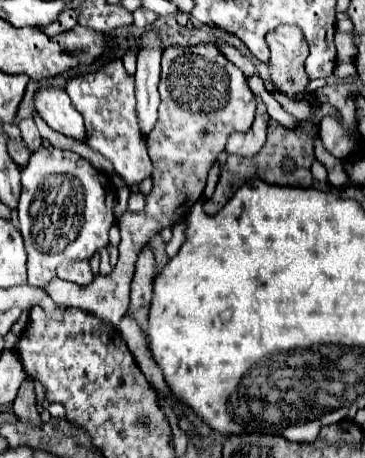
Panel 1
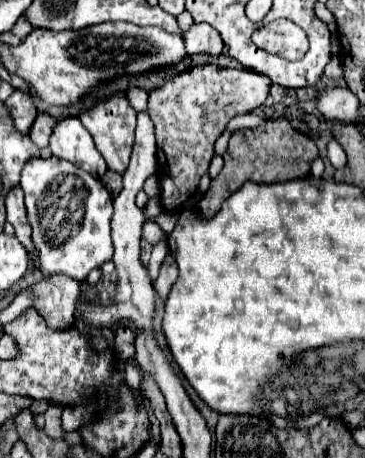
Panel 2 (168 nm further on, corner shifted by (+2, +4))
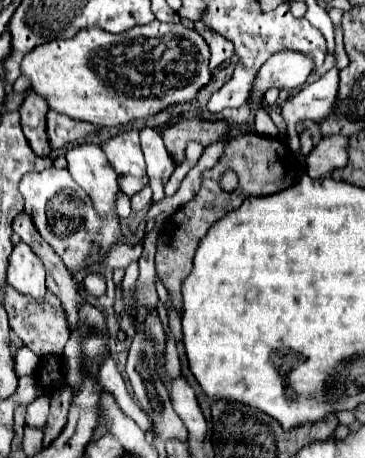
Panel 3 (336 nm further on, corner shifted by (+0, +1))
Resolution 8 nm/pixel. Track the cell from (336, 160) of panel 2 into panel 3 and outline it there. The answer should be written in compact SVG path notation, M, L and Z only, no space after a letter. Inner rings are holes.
M330 136L322 138L306 158L308 174L312 178L322 178L336 168L346 166L348 162L348 136Z

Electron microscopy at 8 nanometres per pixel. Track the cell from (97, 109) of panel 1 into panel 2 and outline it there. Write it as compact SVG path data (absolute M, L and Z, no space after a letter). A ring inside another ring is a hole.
M114 95L108 101L96 105L92 111L82 113L80 121L92 135L96 149L108 163L108 169L122 175L130 163L132 145L134 145L134 129L136 129L136 111L130 107L128 99L124 95Z

